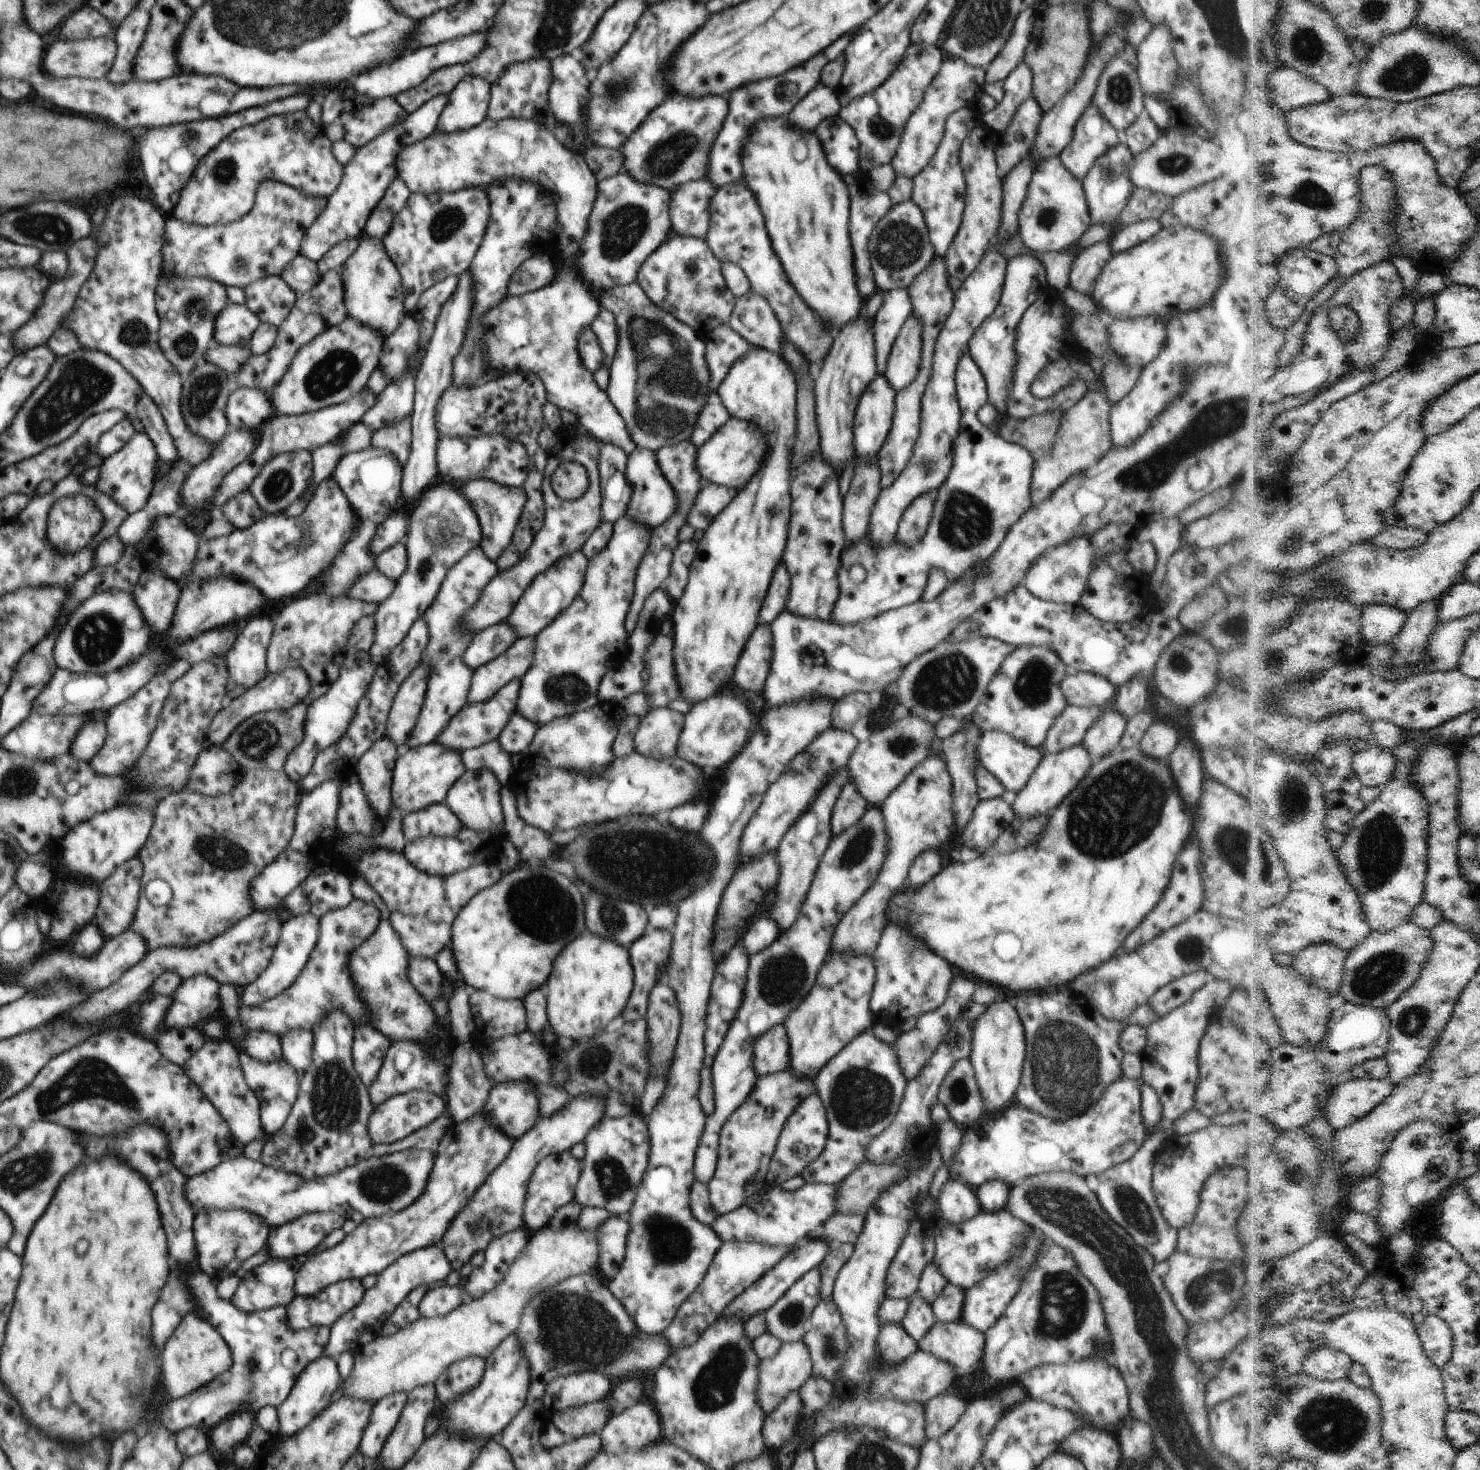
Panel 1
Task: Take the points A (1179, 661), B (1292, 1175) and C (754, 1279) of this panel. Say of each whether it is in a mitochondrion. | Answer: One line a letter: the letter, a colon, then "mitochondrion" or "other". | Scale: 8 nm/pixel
A: mitochondrion
B: mitochondrion
C: other

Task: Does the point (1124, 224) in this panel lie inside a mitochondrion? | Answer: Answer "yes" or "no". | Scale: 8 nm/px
no

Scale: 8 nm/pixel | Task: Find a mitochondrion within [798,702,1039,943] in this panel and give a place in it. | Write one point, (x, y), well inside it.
(858, 848)

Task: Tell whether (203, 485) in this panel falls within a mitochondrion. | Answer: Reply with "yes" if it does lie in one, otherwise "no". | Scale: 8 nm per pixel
no

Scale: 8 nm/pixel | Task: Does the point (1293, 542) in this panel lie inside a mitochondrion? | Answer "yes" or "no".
yes

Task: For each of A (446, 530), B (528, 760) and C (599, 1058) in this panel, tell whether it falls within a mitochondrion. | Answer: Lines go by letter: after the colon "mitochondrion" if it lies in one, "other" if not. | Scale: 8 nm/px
A: mitochondrion
B: other
C: mitochondrion

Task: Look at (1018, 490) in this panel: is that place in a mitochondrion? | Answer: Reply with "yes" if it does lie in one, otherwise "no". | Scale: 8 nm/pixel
no

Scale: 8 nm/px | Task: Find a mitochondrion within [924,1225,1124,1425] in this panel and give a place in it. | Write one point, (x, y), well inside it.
(1059, 1324)

